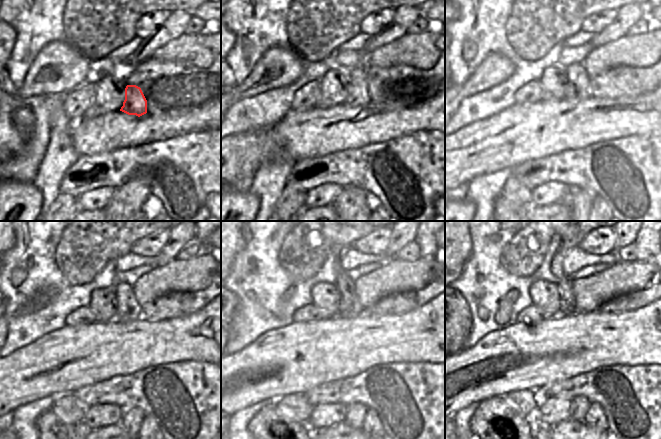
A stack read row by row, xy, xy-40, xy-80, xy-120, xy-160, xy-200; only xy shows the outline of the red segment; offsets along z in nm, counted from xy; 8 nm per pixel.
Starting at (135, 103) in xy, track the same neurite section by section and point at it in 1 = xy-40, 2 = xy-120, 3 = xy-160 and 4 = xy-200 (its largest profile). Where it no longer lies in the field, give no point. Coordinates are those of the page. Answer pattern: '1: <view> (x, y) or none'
1: xy-40 (358, 96)
2: xy-120 (128, 309)
3: xy-160 (349, 306)
4: xy-200 (568, 306)

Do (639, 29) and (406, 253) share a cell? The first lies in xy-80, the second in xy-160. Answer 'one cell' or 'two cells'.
one cell

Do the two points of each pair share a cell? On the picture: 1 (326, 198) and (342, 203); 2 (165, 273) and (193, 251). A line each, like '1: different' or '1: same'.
1: different
2: different

